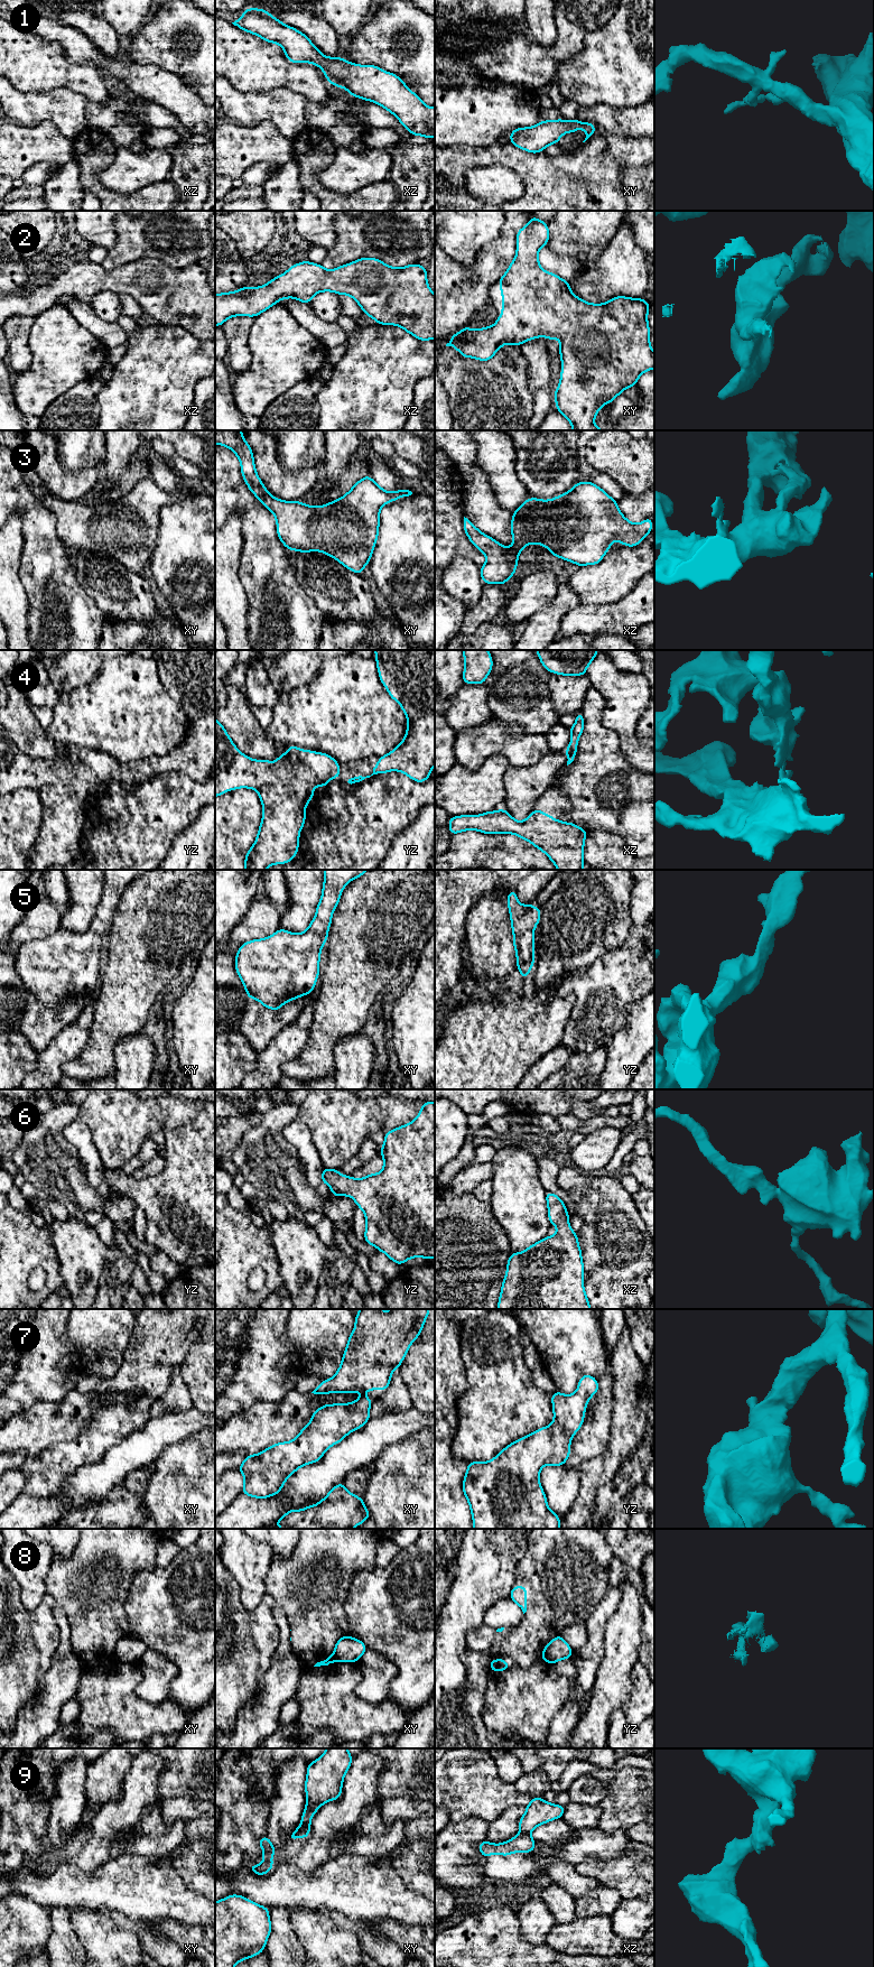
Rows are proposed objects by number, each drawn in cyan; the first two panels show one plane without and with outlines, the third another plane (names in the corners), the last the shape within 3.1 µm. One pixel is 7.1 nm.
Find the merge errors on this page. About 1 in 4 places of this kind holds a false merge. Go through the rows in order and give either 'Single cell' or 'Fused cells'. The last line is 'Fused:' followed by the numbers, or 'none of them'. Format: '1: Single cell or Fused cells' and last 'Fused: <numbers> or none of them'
1: Single cell
2: Single cell
3: Single cell
4: Single cell
5: Single cell
6: Single cell
7: Single cell
8: Fused cells
9: Fused cells
Fused: 8, 9

